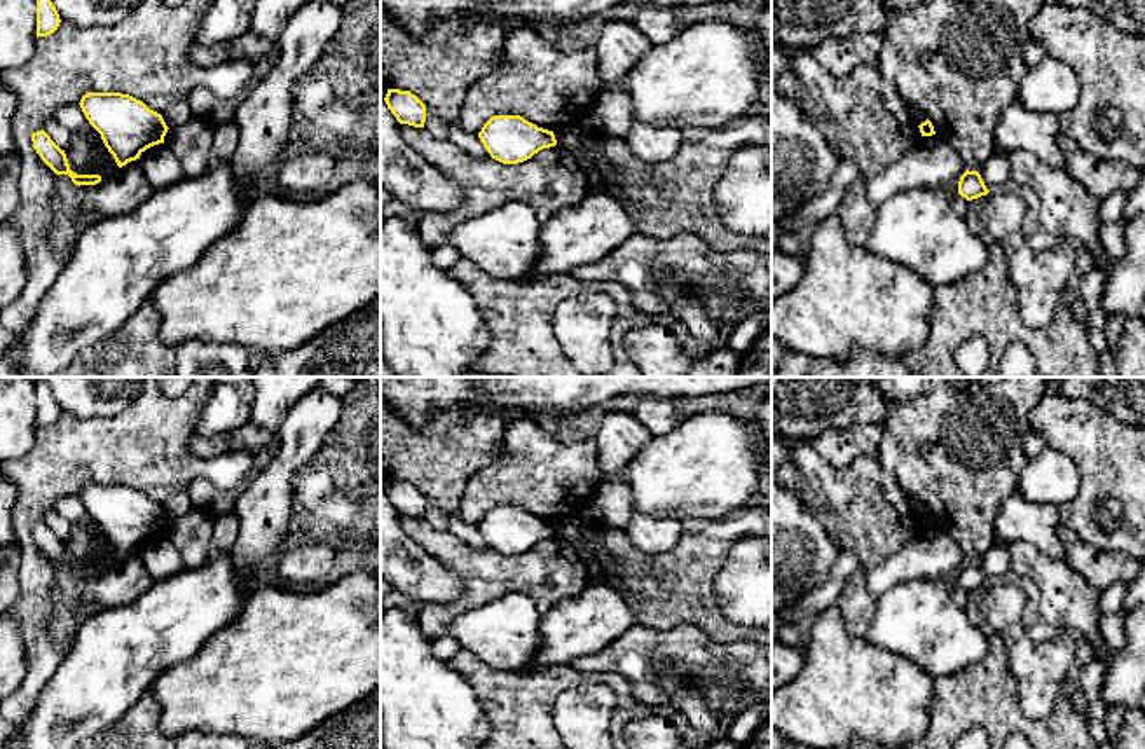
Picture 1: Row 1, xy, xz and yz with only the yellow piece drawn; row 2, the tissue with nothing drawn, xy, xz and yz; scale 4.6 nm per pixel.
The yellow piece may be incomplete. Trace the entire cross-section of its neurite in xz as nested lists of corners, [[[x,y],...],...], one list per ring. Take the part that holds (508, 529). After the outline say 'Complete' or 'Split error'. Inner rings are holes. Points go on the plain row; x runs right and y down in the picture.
[[[494,506],[478,524],[492,550],[503,555],[518,555],[543,539],[557,536],[553,522],[538,519],[520,506]]]. Complete

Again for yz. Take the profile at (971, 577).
[[[965,562],[958,573],[958,585],[967,592],[986,587],[990,581],[986,580],[981,566],[977,562]]]. Complete

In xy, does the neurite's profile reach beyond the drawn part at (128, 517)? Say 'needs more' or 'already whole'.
already whole

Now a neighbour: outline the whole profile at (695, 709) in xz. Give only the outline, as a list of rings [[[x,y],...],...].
[[[668,665],[660,667],[660,686],[670,693],[670,705],[681,711],[689,725],[709,739],[709,744],[728,737],[705,700],[691,691]]]

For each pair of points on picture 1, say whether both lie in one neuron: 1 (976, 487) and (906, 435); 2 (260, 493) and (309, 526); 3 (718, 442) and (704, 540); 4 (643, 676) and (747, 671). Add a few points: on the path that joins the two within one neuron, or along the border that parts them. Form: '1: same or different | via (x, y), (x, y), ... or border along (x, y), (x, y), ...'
1: same | via (957, 468), (941, 454), (927, 454), (925, 447)
2: different | border along (295, 474), (287, 535)
3: different | border along (746, 503), (719, 517), (688, 517), (683, 522)
4: same | via (669, 659), (697, 659), (713, 669), (721, 669)

